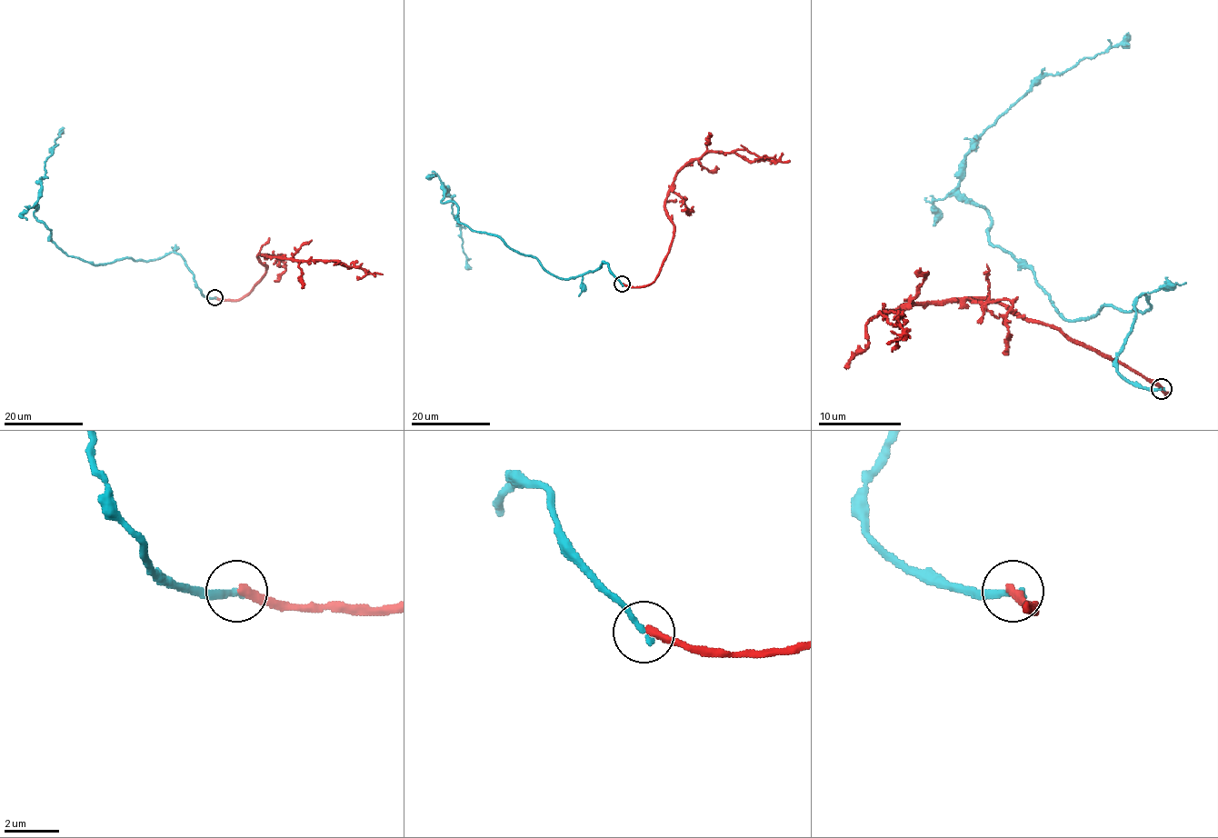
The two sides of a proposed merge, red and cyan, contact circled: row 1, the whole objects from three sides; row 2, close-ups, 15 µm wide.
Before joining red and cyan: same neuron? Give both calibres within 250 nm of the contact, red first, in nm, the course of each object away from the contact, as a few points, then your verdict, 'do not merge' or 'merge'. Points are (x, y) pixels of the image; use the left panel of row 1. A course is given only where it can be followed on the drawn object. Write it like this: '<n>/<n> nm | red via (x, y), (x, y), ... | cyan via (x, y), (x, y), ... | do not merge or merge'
300/260 nm | red via (214, 297), (243, 298), (264, 274), (265, 265), (257, 257), (262, 254), (341, 261), (382, 274) | cyan via (214, 297), (204, 296), (174, 252), (94, 264), (51, 240), (34, 215), (45, 161), (63, 127) | do not merge

